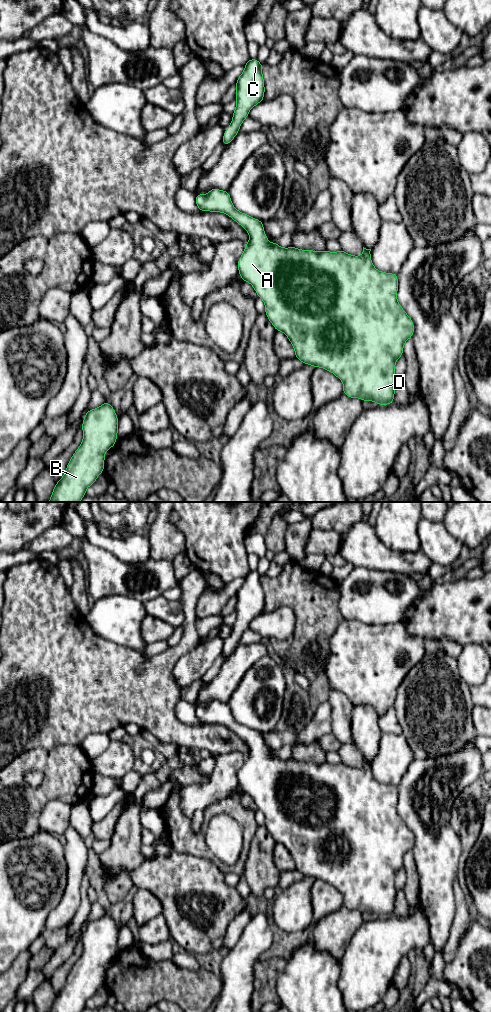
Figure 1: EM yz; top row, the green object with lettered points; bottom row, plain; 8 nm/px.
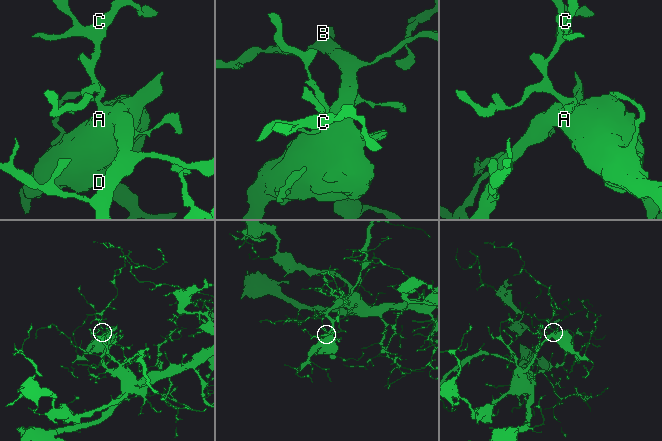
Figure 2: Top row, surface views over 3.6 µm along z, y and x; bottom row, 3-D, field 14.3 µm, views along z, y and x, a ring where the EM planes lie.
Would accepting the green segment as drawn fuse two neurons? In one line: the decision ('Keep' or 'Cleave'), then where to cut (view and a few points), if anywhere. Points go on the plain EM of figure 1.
Keep. No split

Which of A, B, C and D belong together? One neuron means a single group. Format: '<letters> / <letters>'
A B C D

